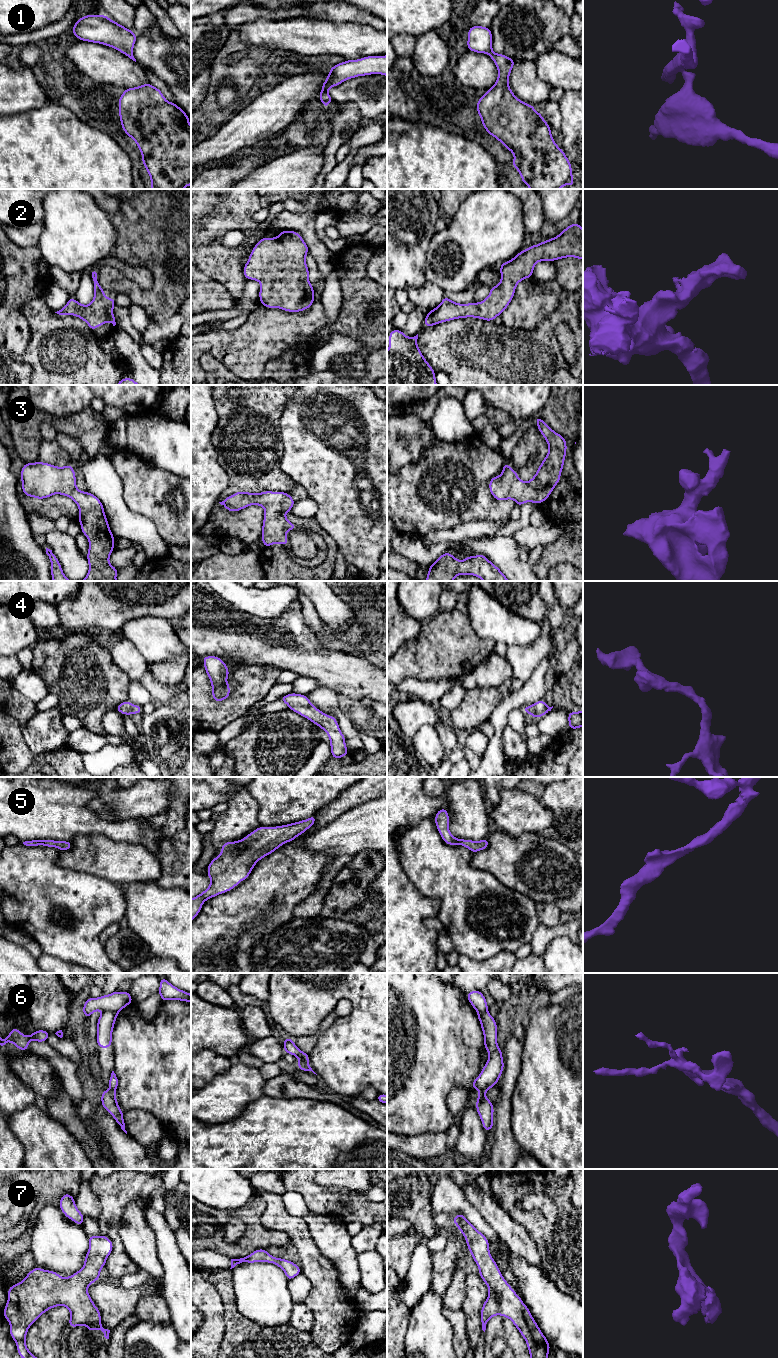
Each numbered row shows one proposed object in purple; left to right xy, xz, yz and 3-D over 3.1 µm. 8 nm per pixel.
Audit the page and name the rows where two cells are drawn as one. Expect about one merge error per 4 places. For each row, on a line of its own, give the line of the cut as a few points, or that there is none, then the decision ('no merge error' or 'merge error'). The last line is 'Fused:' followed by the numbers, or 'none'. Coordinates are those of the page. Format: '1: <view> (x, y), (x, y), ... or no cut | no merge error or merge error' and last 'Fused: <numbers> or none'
1: xz (326, 92), (319, 96) | merge error
2: no cut | no merge error
3: no cut | no merge error
4: no cut | no merge error
5: no cut | no merge error
6: no cut | no merge error
7: no cut | no merge error
Fused: 1

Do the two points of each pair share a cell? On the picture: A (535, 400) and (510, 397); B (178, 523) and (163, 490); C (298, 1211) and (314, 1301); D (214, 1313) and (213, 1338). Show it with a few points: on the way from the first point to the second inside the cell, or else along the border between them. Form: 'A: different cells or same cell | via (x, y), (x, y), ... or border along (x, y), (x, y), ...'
A: same cell | via (529, 397), (516, 397)
B: same cell | via (171, 515), (163, 506), (163, 498)
C: different cells | border along (283, 1199), (285, 1209), (289, 1213), (303, 1218)
D: same cell | via (213, 1319), (213, 1332)

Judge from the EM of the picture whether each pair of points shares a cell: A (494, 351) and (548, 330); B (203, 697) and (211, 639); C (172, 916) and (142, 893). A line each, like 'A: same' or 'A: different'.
A: same
B: different
C: same

